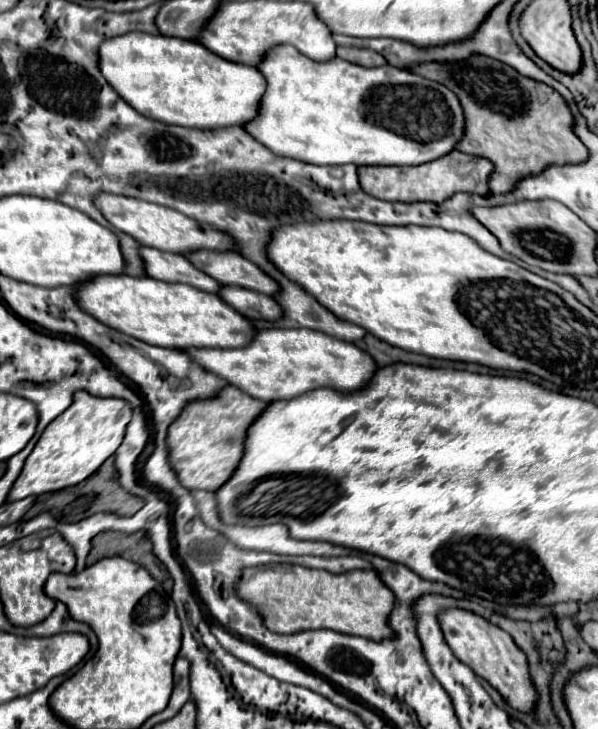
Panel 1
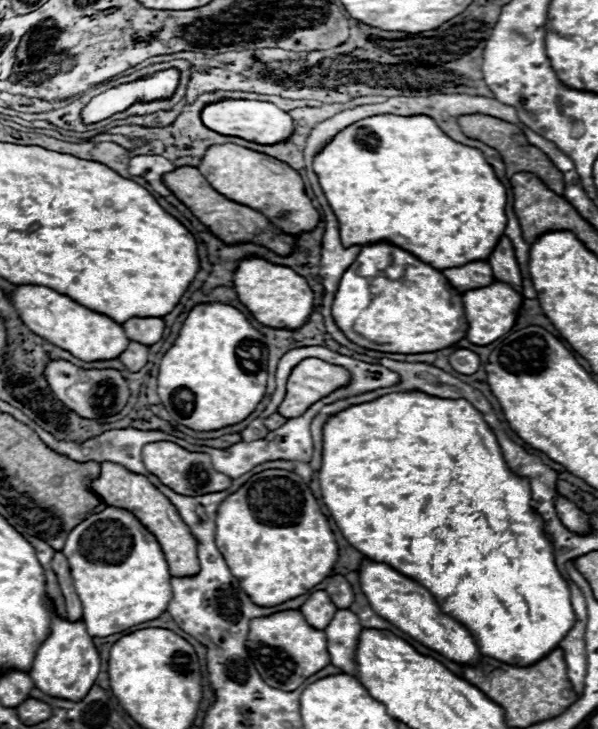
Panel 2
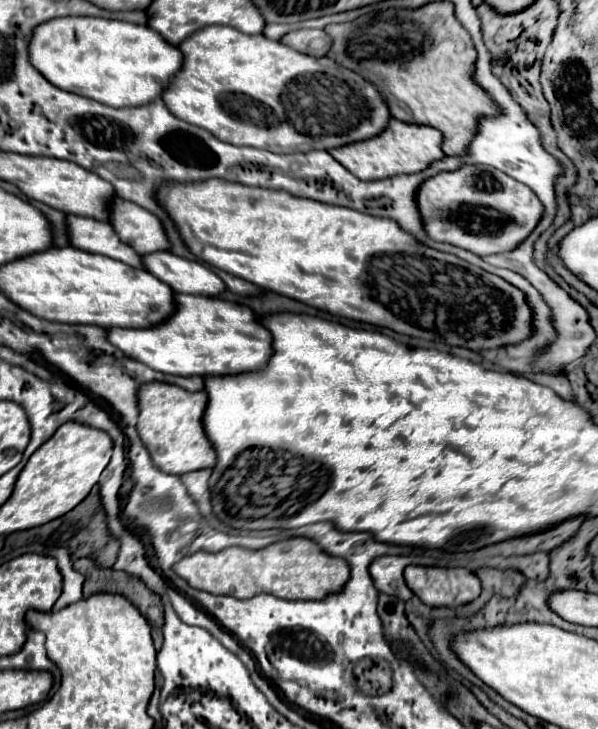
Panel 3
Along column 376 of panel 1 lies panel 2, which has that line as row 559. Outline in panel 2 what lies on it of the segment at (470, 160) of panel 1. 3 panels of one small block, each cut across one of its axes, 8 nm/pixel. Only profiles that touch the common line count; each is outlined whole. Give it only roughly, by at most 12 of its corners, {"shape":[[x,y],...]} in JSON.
{"shape":[[102,462],[94,494],[158,538],[172,576],[198,574],[196,538],[146,476]]}

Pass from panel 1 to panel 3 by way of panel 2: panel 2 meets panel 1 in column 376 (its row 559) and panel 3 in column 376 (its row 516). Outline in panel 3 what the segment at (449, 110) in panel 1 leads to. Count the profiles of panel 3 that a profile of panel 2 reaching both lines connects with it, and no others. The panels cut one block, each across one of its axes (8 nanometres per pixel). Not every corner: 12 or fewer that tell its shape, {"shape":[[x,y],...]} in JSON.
{"shape":[[208,26],[162,100],[274,154],[378,136],[376,86]]}

